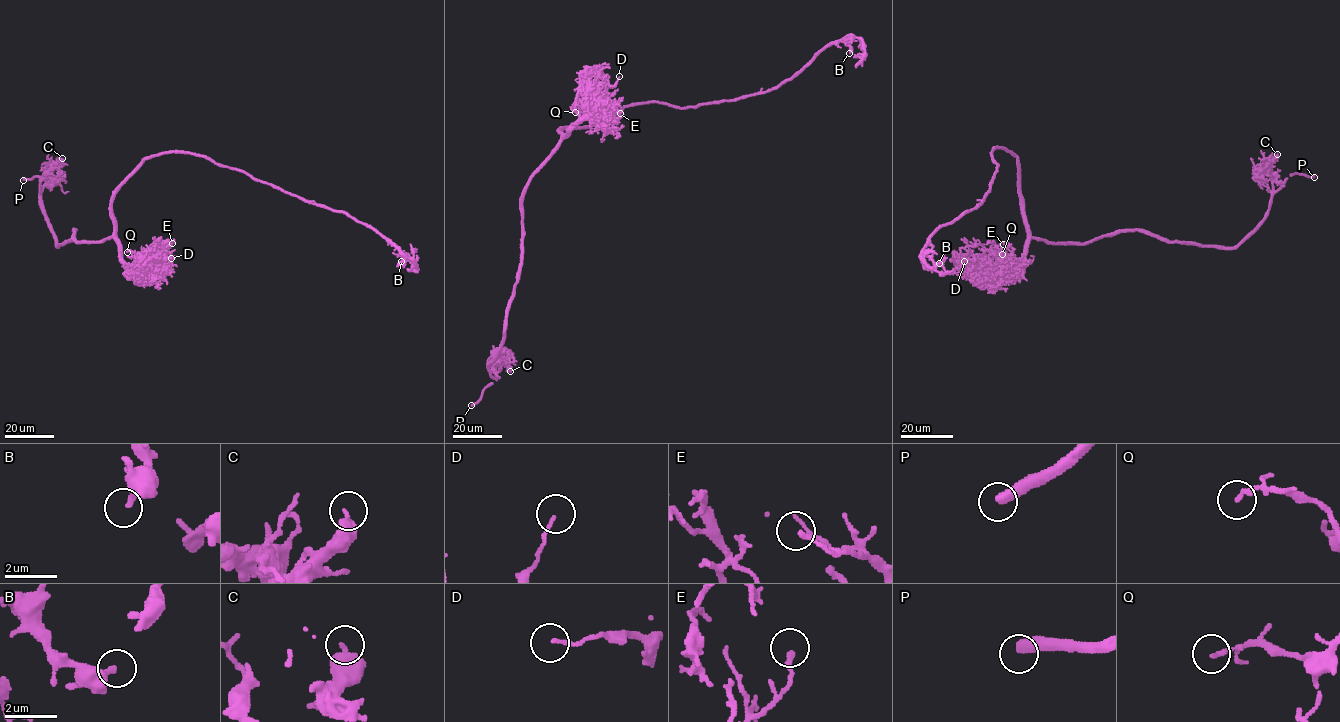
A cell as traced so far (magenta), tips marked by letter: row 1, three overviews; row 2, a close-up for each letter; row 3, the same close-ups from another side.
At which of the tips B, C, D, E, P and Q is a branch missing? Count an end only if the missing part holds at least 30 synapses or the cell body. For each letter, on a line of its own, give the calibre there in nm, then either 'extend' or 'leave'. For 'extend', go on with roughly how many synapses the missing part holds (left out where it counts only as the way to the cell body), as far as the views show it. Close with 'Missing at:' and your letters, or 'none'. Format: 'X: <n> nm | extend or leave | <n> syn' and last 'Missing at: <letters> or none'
B: 320 nm | leave
C: 550 nm | leave
D: 130 nm | leave
E: 180 nm | leave
P: 440 nm | extend
Q: 170 nm | leave
Missing at: P

